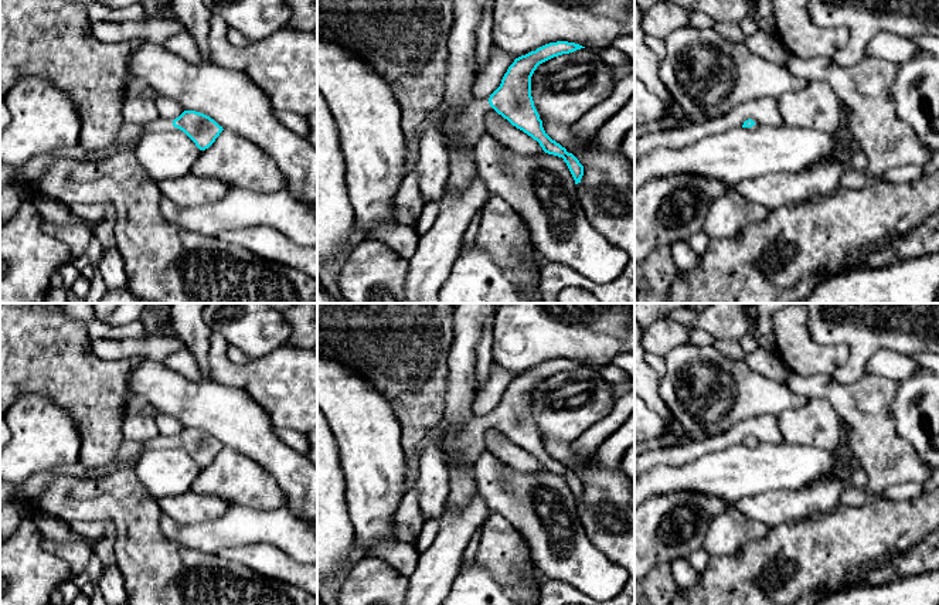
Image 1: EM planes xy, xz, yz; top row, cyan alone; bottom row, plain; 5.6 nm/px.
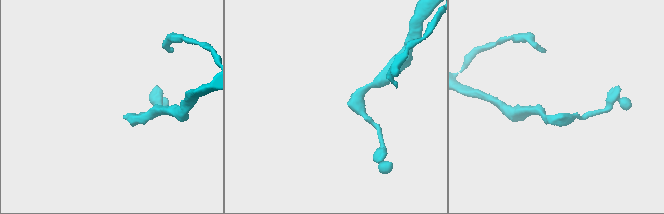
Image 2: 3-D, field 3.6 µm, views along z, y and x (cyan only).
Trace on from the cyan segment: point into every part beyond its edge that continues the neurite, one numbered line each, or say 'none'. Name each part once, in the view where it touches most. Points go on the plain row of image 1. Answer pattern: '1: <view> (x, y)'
1: xy (159, 442)

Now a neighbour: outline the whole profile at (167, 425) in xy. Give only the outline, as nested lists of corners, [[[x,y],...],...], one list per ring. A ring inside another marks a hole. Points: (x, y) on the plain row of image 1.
[[[164,414],[156,417],[156,424],[159,434],[169,438],[174,438],[184,429],[184,425],[180,421]]]

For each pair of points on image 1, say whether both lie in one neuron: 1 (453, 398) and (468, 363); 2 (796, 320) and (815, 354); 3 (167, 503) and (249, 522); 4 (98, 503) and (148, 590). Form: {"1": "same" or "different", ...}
{"1": "same", "2": "same", "3": "different", "4": "same"}

